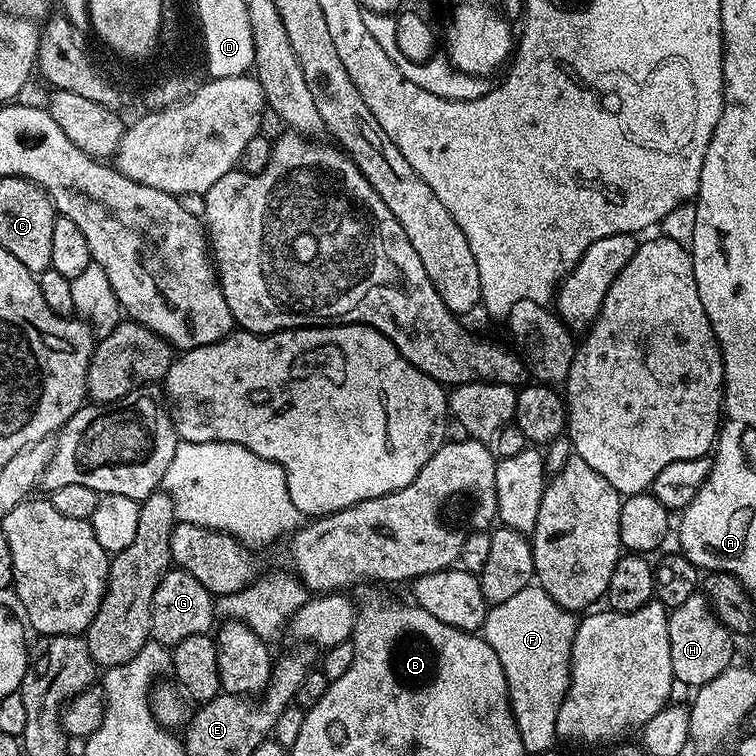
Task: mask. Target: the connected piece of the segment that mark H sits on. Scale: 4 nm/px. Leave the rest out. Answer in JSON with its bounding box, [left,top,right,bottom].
[668,594,733,690]

